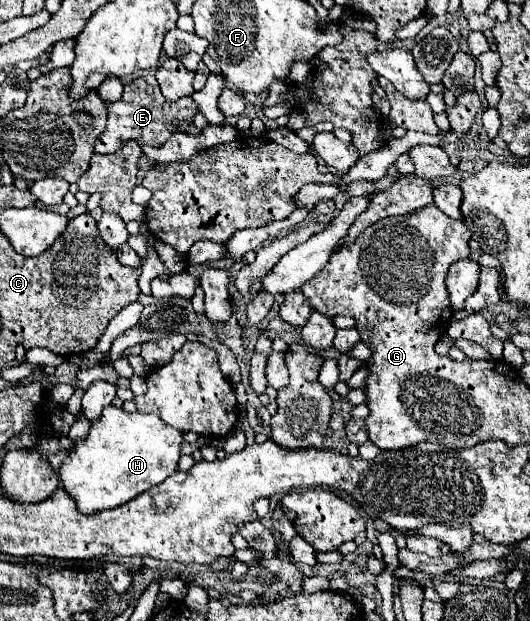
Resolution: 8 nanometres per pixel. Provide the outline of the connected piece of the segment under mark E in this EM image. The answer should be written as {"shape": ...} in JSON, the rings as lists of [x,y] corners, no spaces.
{"shape":[[[144,75],[126,83],[122,97],[118,101],[110,101],[106,107],[108,125],[96,141],[96,153],[114,153],[128,139],[136,139],[140,145],[162,145],[172,133],[186,131],[198,111],[192,97],[182,97],[180,101],[164,99],[154,75]]]}

